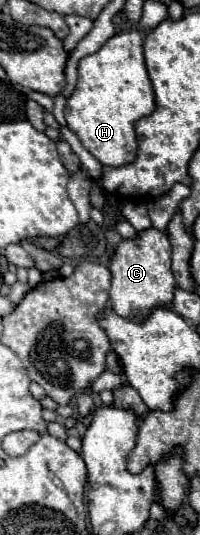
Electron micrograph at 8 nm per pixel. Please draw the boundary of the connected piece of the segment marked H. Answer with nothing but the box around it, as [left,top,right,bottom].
[66,31,156,167]

